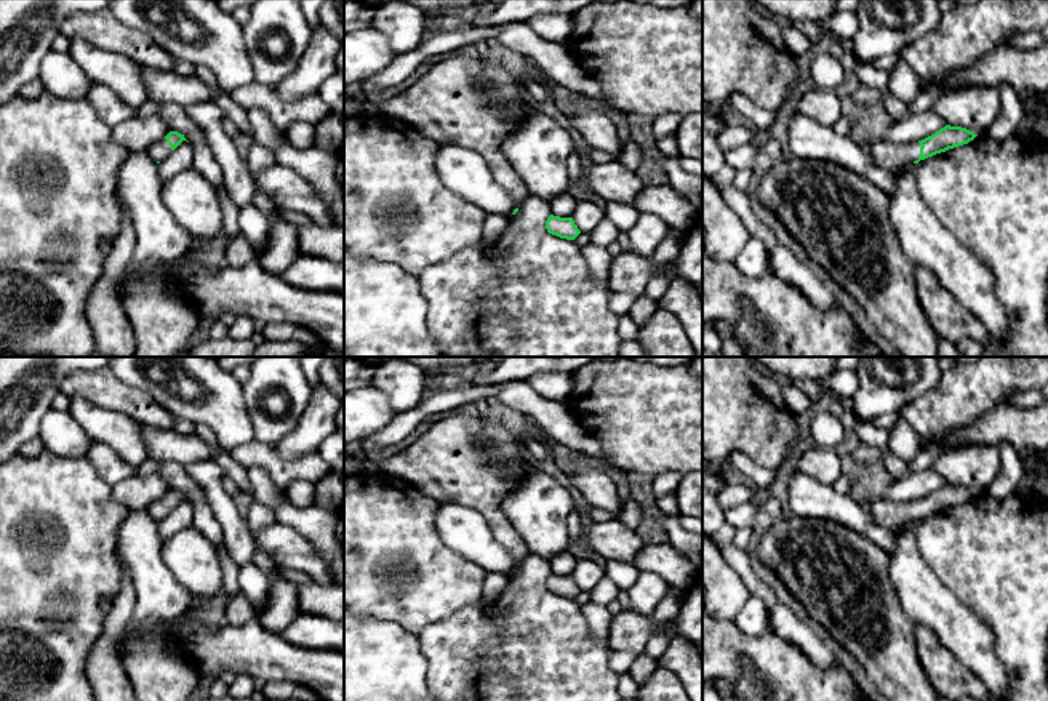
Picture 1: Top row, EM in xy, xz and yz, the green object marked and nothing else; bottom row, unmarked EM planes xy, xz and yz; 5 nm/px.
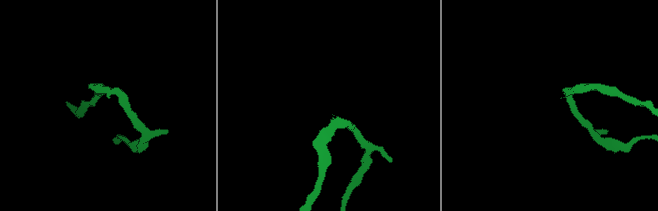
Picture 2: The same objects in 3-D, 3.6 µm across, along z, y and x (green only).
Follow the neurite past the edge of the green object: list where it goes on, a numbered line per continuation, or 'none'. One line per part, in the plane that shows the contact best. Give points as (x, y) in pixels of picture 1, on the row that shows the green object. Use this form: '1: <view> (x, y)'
1: yz (885, 154)

